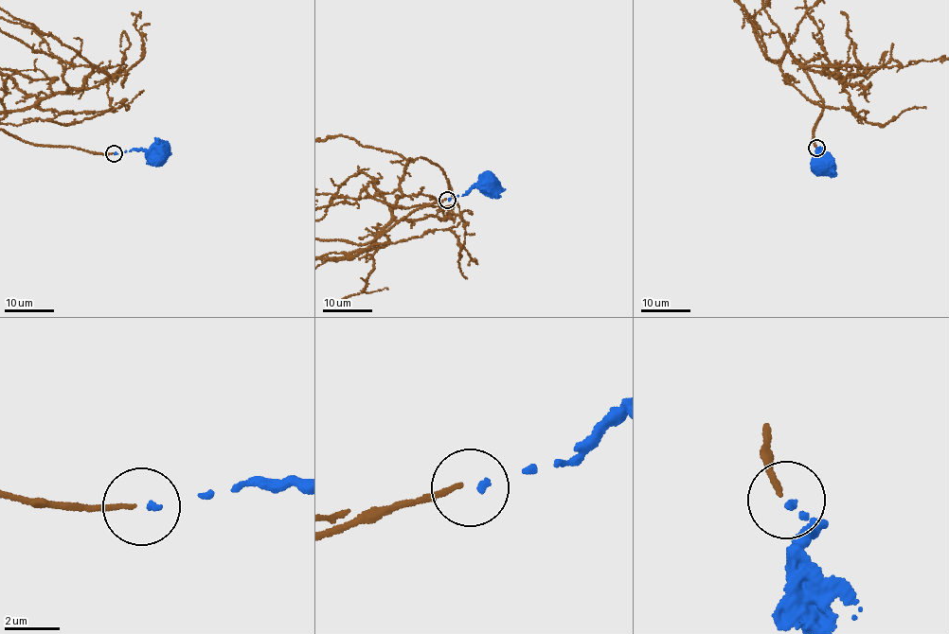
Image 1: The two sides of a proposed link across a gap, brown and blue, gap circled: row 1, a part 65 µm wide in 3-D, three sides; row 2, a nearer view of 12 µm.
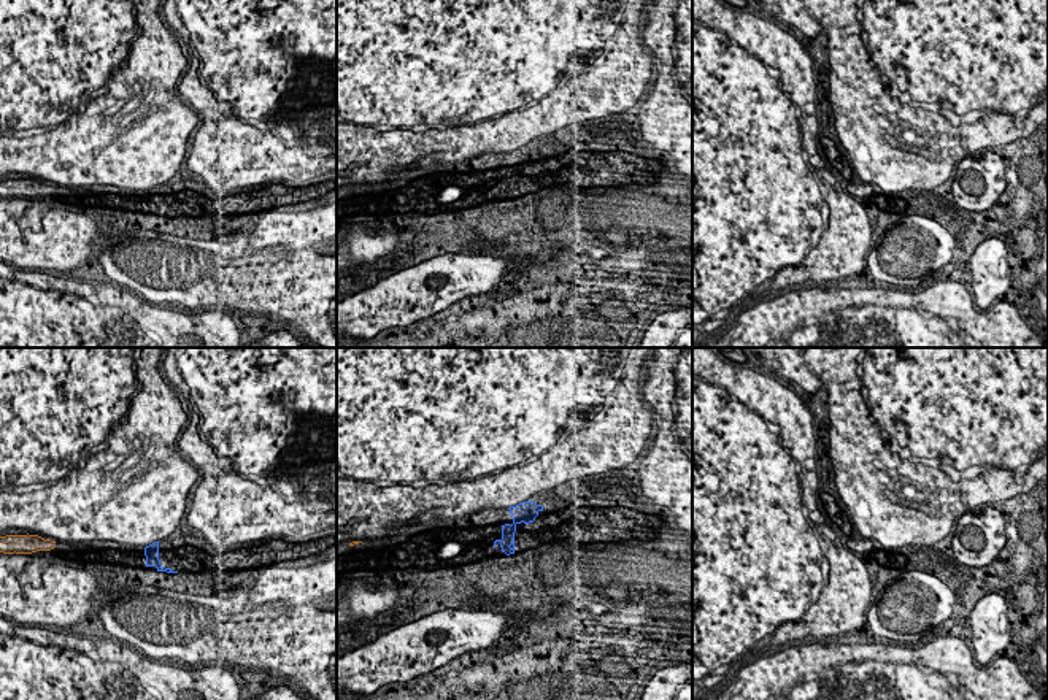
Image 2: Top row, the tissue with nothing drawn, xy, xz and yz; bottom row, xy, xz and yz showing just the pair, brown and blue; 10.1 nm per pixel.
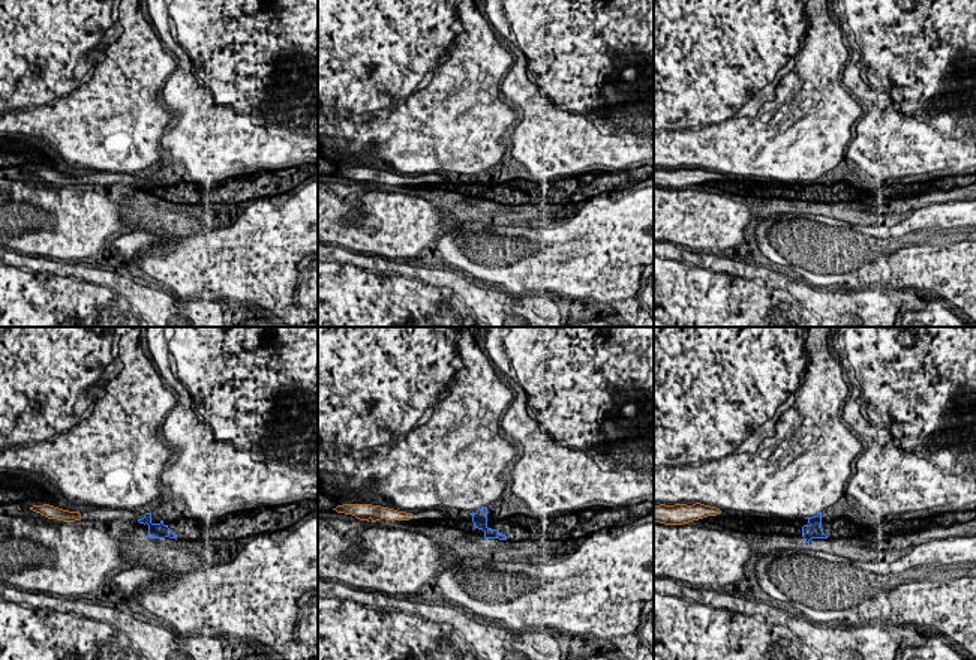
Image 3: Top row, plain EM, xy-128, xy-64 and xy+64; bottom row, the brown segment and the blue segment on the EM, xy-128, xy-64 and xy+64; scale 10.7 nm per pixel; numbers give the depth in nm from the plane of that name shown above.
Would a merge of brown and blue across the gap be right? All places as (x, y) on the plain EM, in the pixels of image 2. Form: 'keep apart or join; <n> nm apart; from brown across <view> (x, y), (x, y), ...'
keep apart; 900 nm apart; from brown across xy (54, 191), (145, 192)

